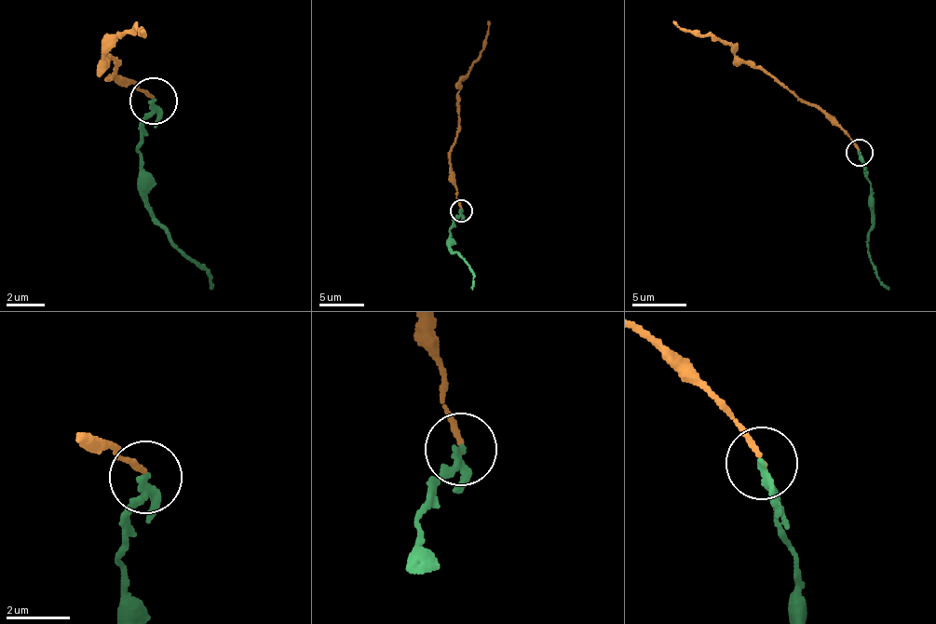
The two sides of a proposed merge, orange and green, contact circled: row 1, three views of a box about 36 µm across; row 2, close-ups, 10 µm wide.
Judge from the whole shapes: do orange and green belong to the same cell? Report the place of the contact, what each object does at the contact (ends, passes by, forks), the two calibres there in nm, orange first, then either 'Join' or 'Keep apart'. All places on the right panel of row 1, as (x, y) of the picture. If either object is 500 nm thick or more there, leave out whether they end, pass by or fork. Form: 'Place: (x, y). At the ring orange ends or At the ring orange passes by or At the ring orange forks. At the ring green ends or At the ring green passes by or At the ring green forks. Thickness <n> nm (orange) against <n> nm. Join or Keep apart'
Place: (859, 152). At the ring orange ends. At the ring green passes by. Thickness 150 nm (orange) against 160 nm. Keep apart

